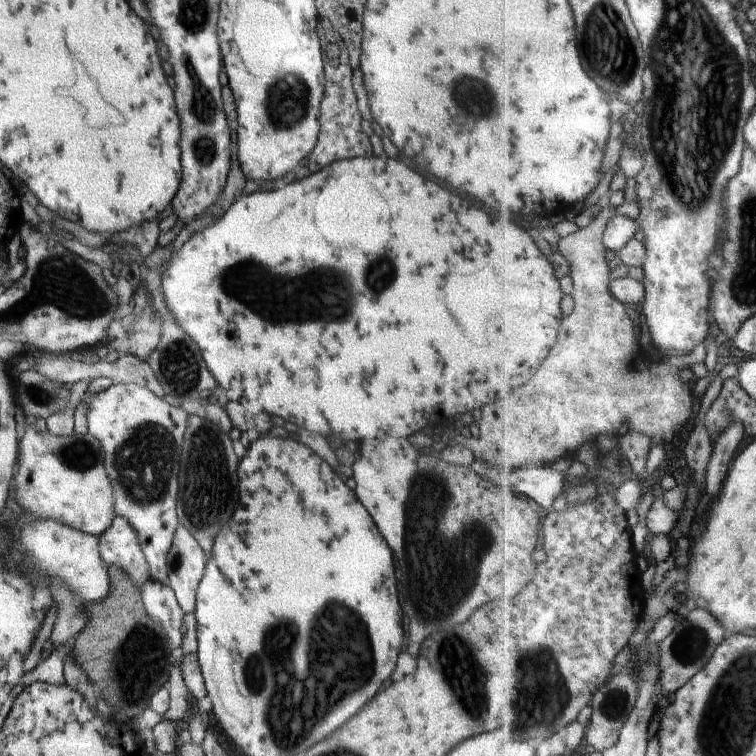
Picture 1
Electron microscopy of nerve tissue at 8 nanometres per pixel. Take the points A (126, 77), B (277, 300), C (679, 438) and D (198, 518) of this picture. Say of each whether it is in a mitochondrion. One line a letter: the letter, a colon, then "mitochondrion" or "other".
A: other
B: mitochondrion
C: other
D: mitochondrion

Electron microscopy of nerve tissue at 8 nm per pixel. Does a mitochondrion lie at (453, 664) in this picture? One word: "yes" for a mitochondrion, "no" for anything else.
yes

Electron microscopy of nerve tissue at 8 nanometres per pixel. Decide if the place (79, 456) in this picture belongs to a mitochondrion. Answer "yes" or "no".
yes

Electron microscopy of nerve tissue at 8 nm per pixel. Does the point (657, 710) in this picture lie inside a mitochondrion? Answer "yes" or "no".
no

